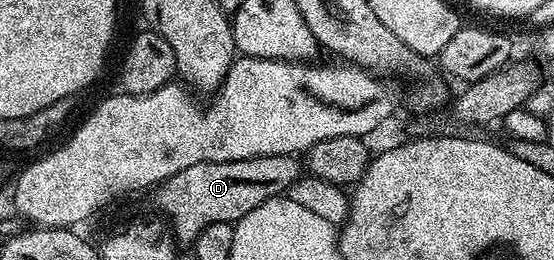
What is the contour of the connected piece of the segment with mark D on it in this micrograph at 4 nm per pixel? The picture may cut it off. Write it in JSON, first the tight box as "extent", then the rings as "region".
{"extent":[154,155,305,244],"region":[[[274,155],[273,157],[257,157],[245,161],[229,161],[228,163],[198,163],[189,165],[189,169],[181,169],[173,177],[158,184],[154,188],[155,203],[163,210],[162,218],[169,224],[169,230],[180,244],[194,244],[195,238],[201,233],[201,229],[210,223],[238,223],[245,213],[253,213],[257,205],[261,205],[270,199],[280,198],[304,174],[305,167],[298,163],[295,155]]]}

